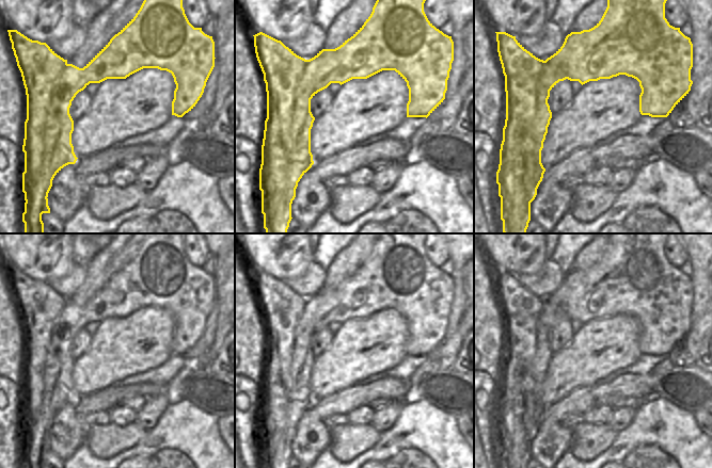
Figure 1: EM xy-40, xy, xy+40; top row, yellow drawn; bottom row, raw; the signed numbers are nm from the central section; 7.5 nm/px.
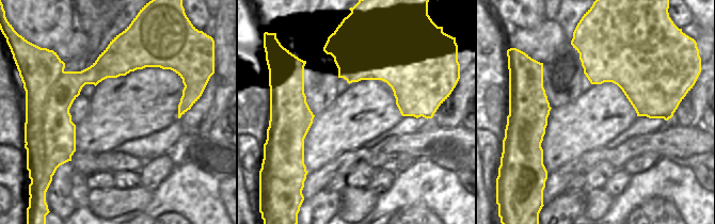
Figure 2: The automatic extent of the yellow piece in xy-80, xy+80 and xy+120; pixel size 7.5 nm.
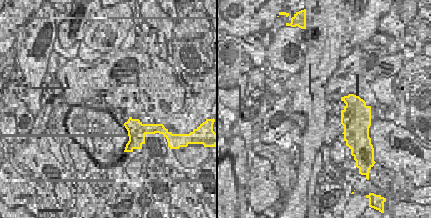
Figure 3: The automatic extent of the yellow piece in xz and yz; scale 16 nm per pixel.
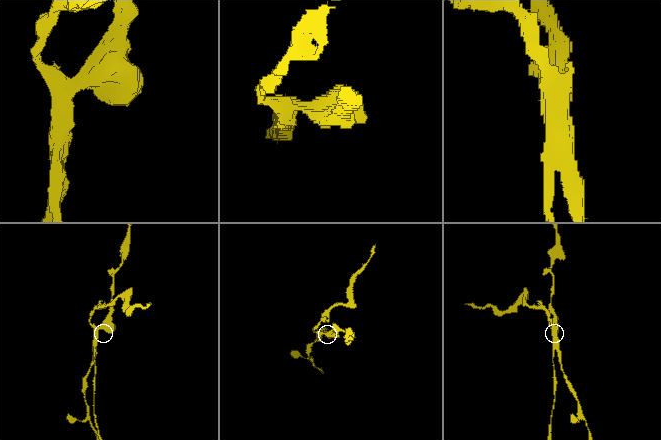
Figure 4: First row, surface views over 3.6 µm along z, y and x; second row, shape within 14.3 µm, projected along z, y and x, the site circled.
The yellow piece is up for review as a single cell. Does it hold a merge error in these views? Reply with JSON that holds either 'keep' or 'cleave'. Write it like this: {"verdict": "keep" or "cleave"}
{"verdict": "cleave"}

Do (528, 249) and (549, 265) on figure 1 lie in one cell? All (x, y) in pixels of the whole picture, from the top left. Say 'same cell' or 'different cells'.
different cells

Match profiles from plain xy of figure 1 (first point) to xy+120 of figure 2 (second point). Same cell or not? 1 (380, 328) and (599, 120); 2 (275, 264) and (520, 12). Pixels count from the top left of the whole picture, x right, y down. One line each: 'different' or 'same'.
1: same
2: same

